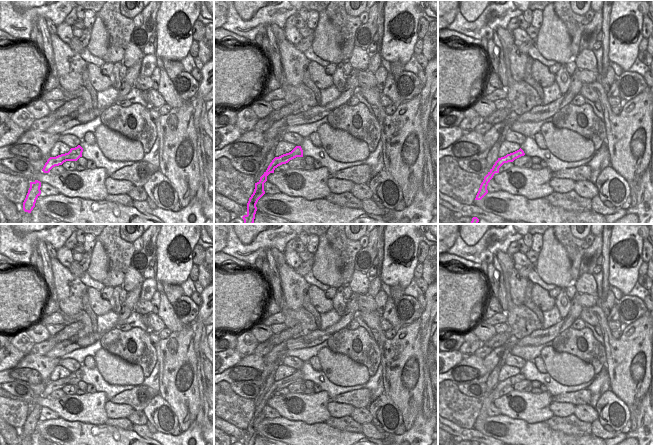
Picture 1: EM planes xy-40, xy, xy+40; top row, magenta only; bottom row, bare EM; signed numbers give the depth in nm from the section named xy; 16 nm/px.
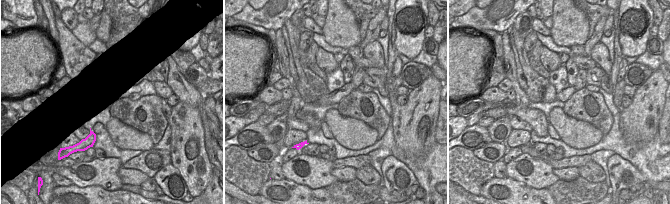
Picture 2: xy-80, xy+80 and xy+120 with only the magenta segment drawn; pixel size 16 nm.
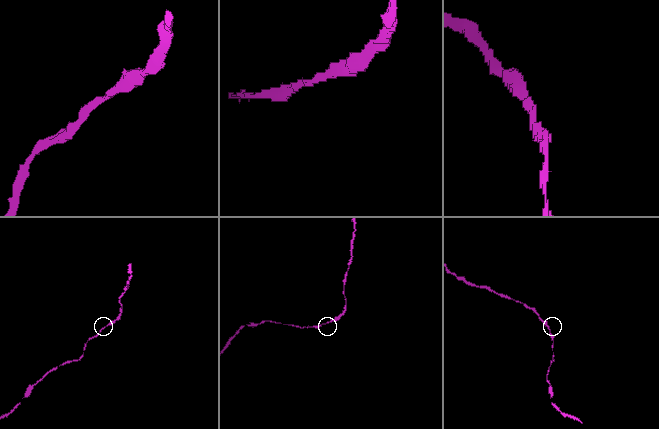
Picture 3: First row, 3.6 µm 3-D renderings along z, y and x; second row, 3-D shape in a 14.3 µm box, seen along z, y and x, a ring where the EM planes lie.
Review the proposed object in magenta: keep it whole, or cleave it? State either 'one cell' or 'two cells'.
one cell

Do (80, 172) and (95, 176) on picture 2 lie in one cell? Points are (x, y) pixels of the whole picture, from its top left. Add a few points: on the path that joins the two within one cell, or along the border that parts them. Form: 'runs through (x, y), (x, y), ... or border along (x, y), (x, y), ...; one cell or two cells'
runs through (84, 173), (91, 173); one cell

